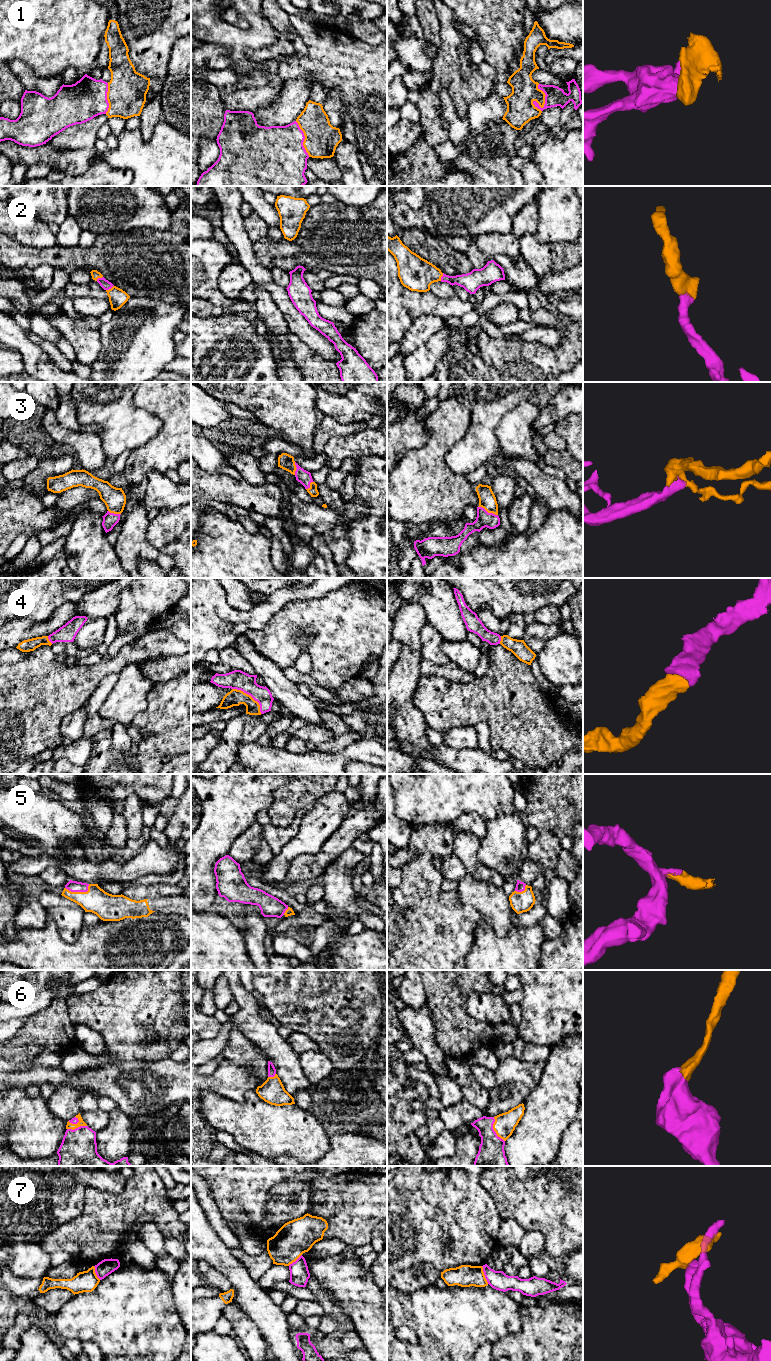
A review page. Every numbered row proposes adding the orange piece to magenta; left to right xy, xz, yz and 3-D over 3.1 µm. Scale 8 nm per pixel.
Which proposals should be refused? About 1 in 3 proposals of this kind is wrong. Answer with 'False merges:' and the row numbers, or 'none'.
False merges: 1, 7

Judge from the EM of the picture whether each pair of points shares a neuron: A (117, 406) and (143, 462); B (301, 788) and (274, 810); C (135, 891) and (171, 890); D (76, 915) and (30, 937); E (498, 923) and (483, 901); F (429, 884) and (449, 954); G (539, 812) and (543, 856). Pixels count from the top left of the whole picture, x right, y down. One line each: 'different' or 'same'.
A: different
B: same
C: same
D: different
E: same
F: same
G: same

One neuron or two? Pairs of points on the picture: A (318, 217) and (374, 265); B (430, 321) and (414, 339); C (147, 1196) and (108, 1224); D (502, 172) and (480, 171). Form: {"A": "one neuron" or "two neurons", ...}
{"A": "one neuron", "B": "one neuron", "C": "one neuron", "D": "one neuron"}

